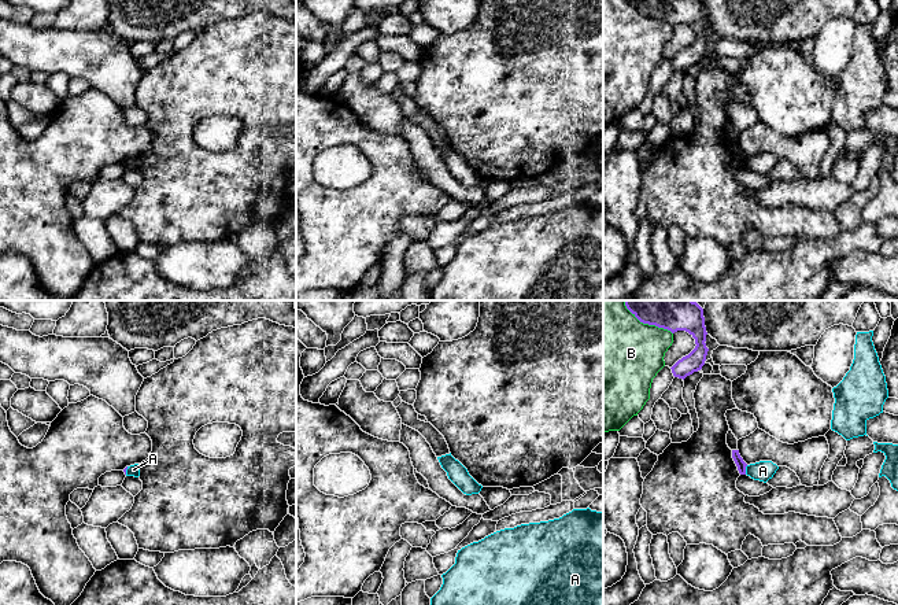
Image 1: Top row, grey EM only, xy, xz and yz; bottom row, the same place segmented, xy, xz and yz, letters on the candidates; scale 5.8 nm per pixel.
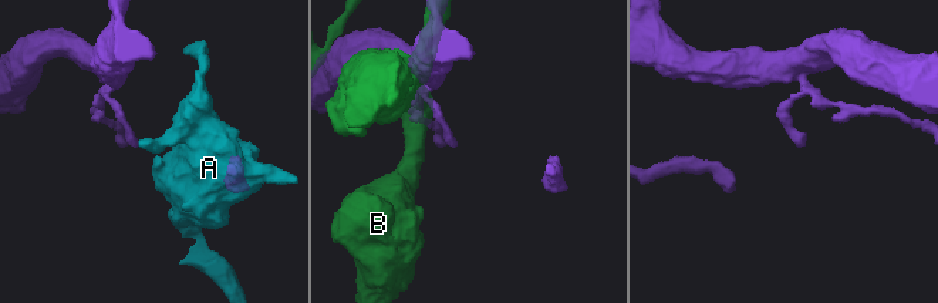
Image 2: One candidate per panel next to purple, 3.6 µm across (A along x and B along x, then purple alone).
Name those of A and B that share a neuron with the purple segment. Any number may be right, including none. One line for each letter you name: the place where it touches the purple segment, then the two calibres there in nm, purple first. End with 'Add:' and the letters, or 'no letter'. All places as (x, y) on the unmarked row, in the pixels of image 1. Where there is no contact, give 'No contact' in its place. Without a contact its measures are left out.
Add: no letter

